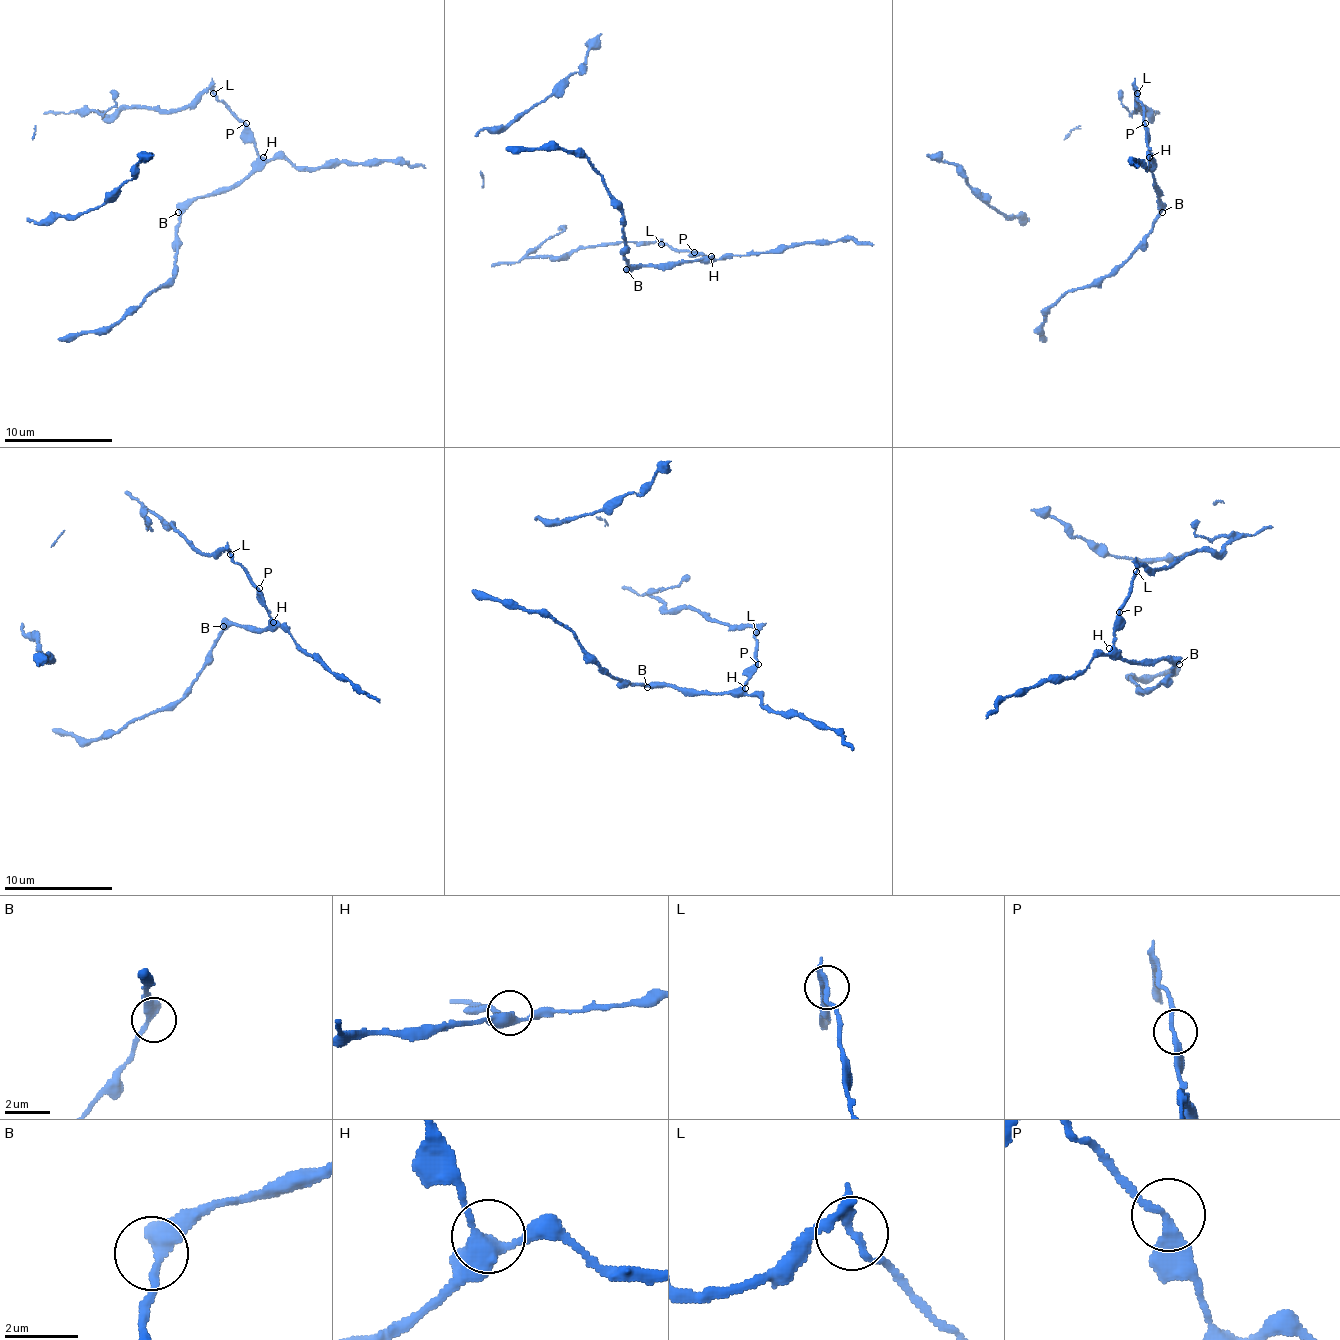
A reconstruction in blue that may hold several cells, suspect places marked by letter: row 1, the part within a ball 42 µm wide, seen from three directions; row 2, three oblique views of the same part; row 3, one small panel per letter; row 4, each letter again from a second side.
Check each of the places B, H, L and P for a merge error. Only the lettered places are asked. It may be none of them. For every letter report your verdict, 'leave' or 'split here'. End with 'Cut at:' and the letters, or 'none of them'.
B: leave
H: leave
L: leave
P: leave
Cut at: none of them

